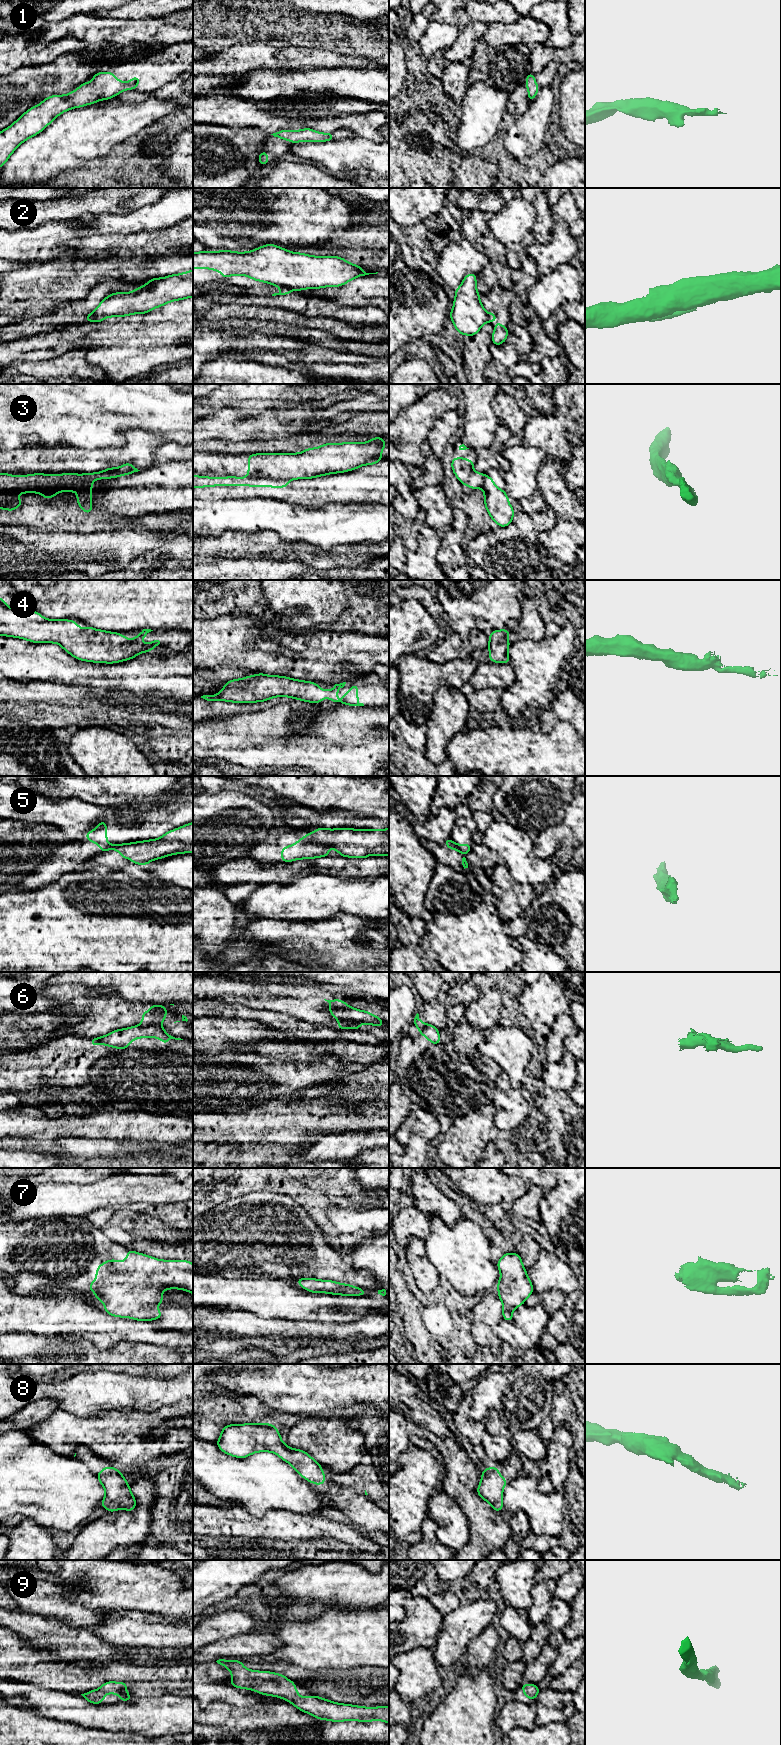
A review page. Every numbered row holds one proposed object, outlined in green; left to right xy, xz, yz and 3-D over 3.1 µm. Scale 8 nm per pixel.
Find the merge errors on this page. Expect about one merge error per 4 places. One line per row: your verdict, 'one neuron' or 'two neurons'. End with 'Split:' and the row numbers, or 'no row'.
1: one neuron
2: two neurons
3: two neurons
4: one neuron
5: two neurons
6: two neurons
7: one neuron
8: one neuron
9: one neuron
Split: 2, 3, 5, 6

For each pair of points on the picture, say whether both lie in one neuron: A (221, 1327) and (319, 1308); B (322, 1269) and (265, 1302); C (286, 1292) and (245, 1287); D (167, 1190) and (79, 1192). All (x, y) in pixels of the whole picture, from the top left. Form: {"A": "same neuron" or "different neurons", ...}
{"A": "different neurons", "B": "different neurons", "C": "same neuron", "D": "same neuron"}

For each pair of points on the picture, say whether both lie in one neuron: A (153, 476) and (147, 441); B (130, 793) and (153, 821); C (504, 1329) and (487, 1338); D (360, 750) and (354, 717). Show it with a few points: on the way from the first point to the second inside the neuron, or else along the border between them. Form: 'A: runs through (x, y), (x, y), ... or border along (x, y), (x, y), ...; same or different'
A: border along (158, 460), (140, 471); different
B: border along (165, 803), (144, 807), (119, 806); different
C: border along (502, 1318), (494, 1328), (494, 1332), (500, 1341); different
D: runs through (352, 746), (354, 743), (354, 726); same

